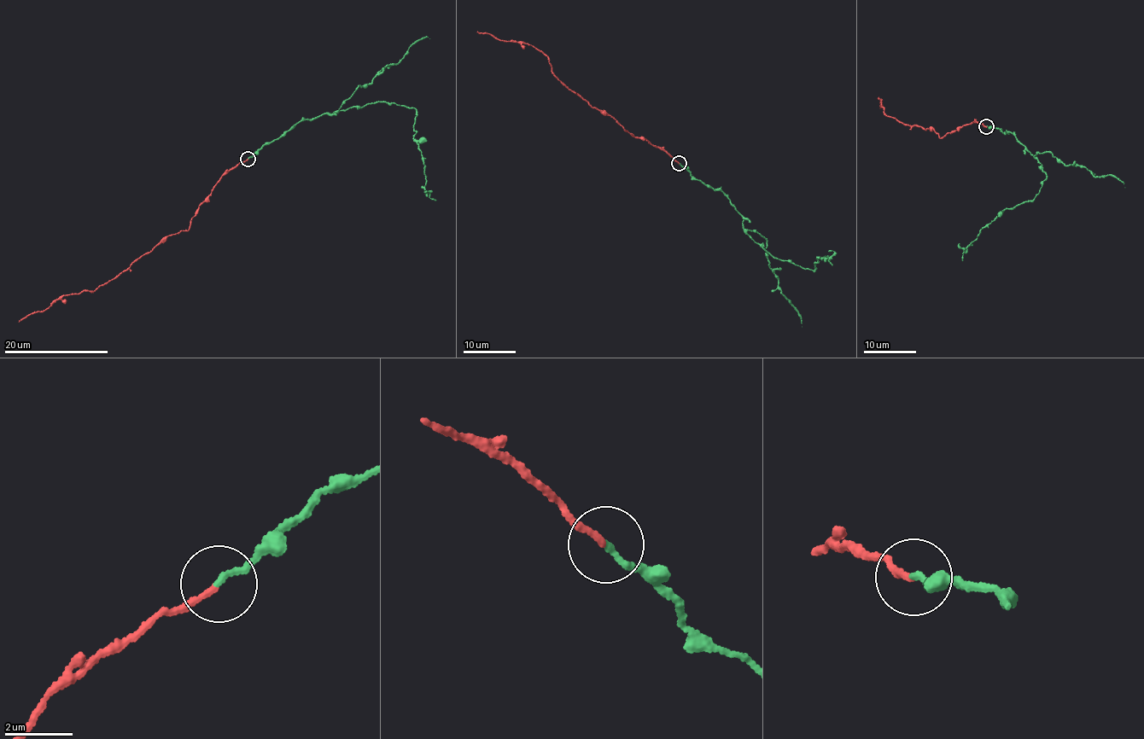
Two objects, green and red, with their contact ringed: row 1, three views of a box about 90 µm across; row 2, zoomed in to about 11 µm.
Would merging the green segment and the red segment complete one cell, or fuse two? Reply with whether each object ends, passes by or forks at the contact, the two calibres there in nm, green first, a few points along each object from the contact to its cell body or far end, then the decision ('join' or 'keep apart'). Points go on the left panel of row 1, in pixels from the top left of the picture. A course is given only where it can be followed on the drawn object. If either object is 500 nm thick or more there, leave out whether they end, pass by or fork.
green ends | red ends | 180/170 nm | green via (248, 159), (302, 119), (383, 101), (415, 107), (414, 136), (424, 165), (429, 191), (423, 192) | red via (248, 159), (216, 183), (188, 229), (169, 235), (92, 292), (63, 295), (44, 310), (34, 311), (18, 322) | keep apart

